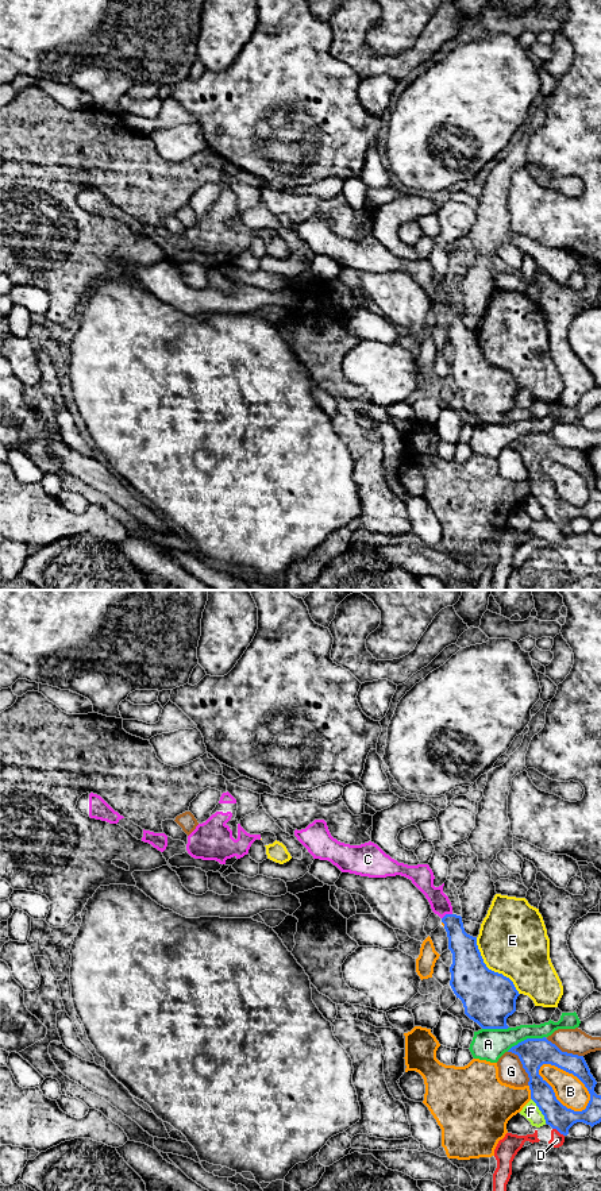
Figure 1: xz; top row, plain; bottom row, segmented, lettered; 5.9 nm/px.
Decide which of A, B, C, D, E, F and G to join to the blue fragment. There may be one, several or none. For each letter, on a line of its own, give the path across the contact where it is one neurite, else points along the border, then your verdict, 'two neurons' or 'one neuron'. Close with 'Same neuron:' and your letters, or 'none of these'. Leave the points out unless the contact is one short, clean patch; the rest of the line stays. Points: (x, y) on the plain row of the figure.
A: two neurons
B: two neurons
C: two neurons
D: two neurons
E: two neurons
F: two neurons
G: two neurons
Same neuron: none of these

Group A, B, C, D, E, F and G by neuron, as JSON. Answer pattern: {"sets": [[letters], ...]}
{"sets": [["A"], ["B"], ["C"], ["D"], ["E"], ["F"], ["G"]]}

